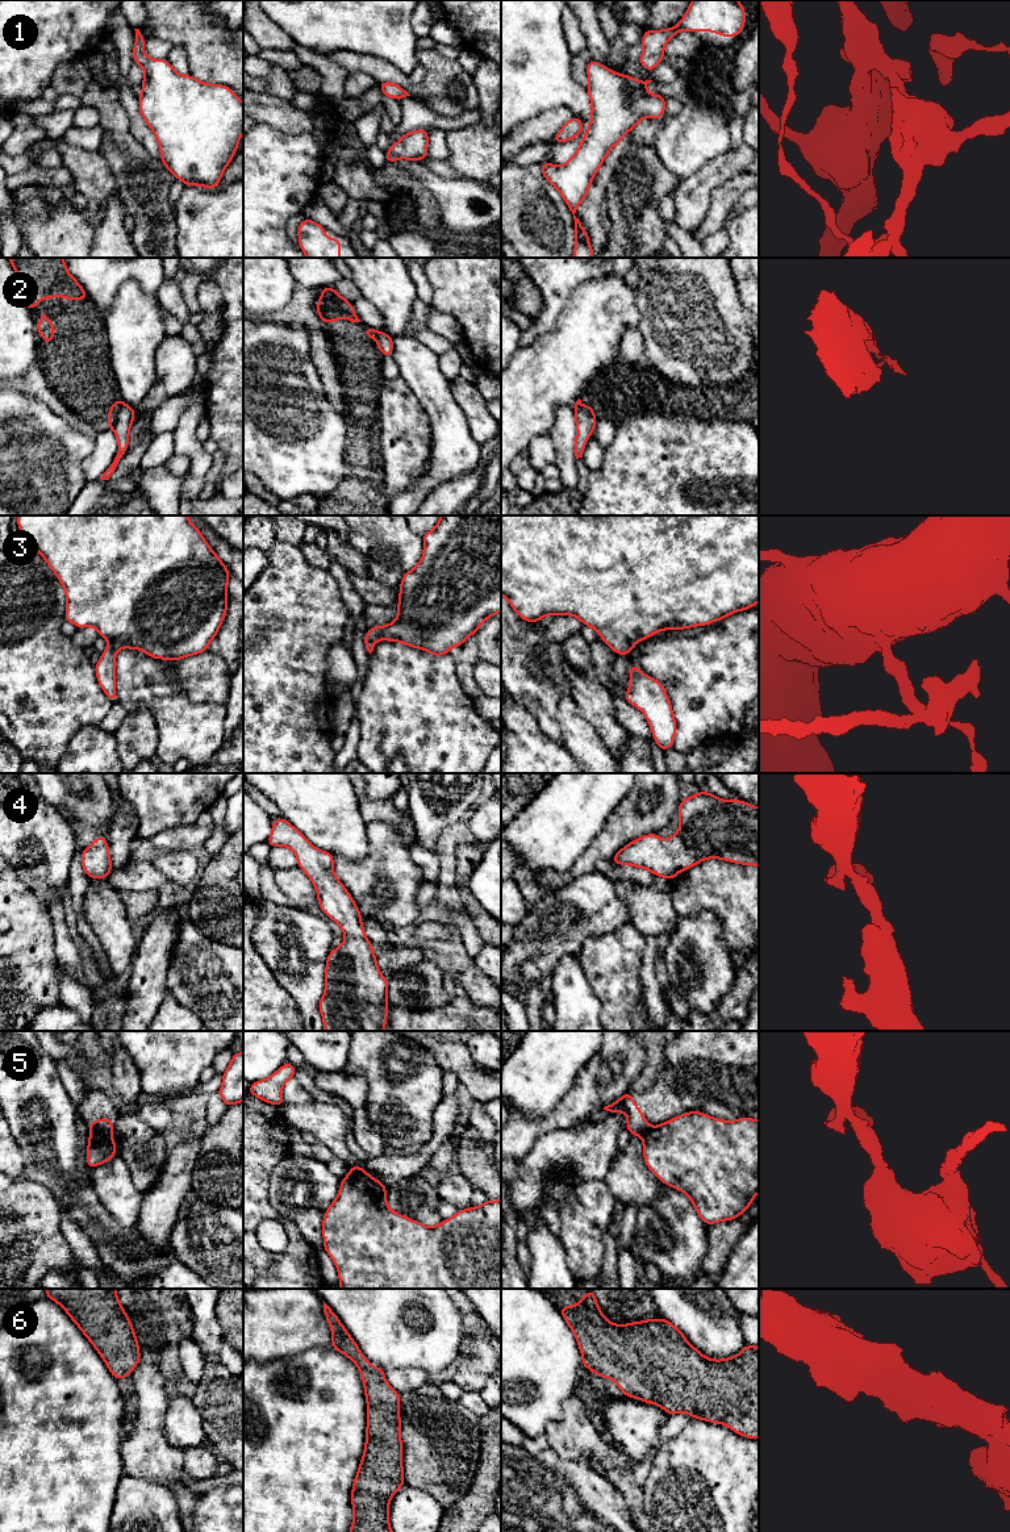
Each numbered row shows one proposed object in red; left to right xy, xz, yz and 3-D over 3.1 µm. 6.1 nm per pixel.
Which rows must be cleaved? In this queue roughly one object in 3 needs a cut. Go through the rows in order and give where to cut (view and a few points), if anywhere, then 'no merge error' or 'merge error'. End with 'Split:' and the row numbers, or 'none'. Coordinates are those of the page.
1: no cut; no merge error
2: cut in xy along (124, 404), (112, 429); merge error
3: no cut; no merge error
4: no cut; no merge error
5: cut in xy along (109, 1131), (91, 1134); merge error
6: no cut; no merge error
Split: 2, 5

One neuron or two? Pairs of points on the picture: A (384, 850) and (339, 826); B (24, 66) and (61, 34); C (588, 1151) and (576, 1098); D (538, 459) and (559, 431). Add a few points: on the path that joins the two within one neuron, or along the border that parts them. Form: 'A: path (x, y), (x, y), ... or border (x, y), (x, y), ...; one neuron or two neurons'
A: border (366, 822), (368, 852), (359, 860), (341, 856); two neurons
B: path (33, 57), (41, 54), (51, 44); one neuron
C: border (579, 1126), (571, 1130), (553, 1130), (549, 1132); two neurons
D: border (547, 433), (553, 443), (555, 460); two neurons

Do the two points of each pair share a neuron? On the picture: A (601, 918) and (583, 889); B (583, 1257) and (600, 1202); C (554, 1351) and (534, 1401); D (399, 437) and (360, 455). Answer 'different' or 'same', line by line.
A: same
B: same
C: same
D: different

